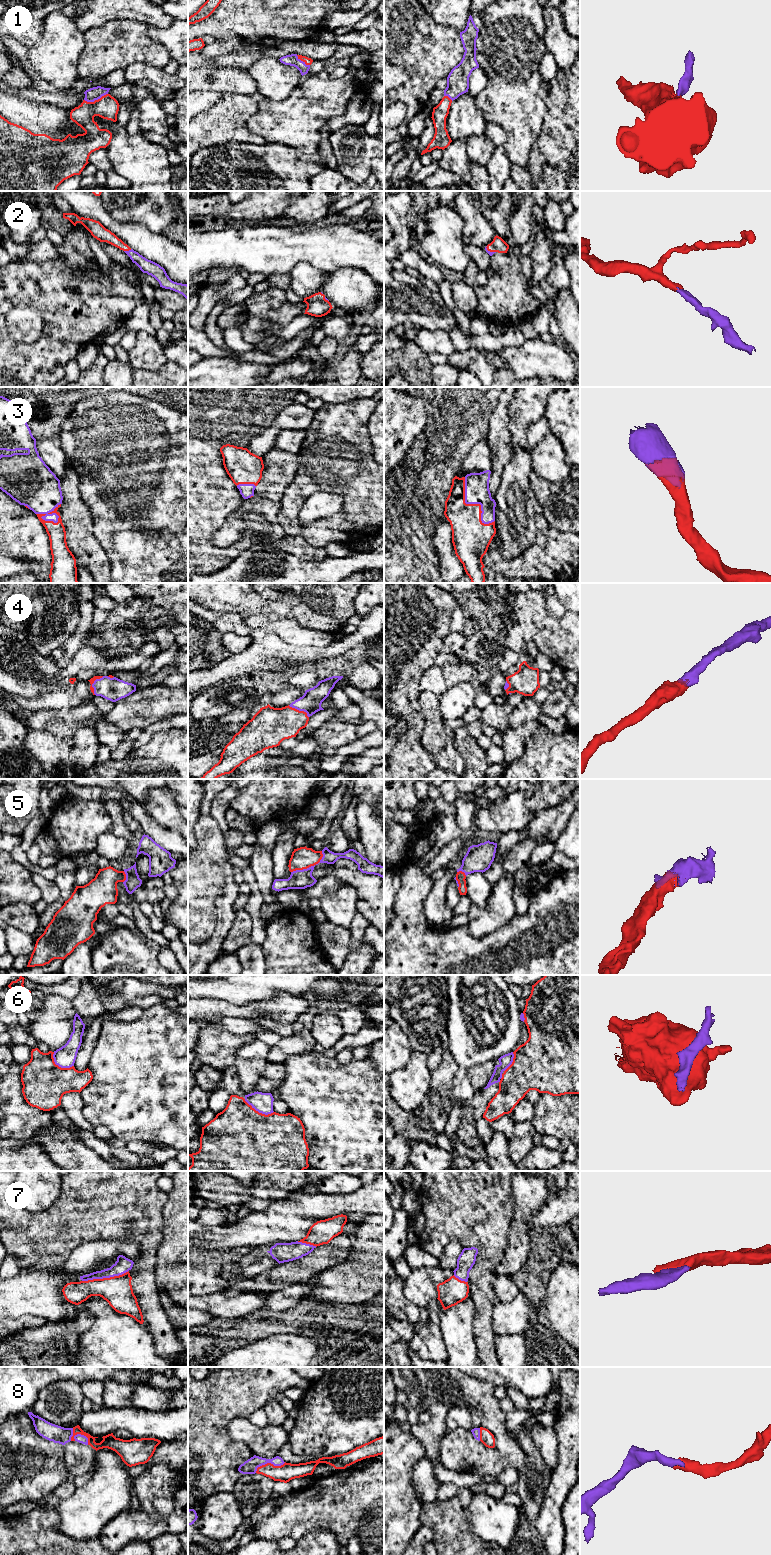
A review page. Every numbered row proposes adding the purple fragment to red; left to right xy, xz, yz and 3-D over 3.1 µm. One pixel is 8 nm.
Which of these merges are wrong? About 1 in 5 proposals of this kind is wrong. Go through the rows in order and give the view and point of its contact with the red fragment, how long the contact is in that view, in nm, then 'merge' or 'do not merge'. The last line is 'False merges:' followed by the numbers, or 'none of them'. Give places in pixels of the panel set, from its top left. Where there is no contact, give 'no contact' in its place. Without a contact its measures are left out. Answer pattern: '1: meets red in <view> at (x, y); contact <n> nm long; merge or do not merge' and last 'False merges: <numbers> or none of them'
1: meets red in xy at (95, 100); contact 200 nm long; merge
2: meets red in xy at (127, 250); contact 70 nm long; merge
3: meets red in yz at (474, 504); contact 440 nm long; merge
4: meets red in xy at (93, 682); contact 170 nm long; merge
5: meets red in xz at (310, 866); contact 300 nm long; merge
6: meets red in xz at (258, 1112); contact 260 nm long; do not merge
7: meets red in xy at (105, 1278); contact 380 nm long; merge
8: meets red in xy at (80, 1433); contact 190 nm long; merge
False merges: 6

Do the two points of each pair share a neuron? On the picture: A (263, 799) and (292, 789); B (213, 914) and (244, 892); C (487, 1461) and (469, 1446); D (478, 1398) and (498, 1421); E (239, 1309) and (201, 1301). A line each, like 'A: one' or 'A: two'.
A: one
B: two
C: one
D: one
E: one

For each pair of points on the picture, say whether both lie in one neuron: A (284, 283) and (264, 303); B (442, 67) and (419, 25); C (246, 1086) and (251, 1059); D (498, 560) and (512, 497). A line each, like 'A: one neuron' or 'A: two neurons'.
A: two neurons
B: one neuron
C: one neuron
D: two neurons

